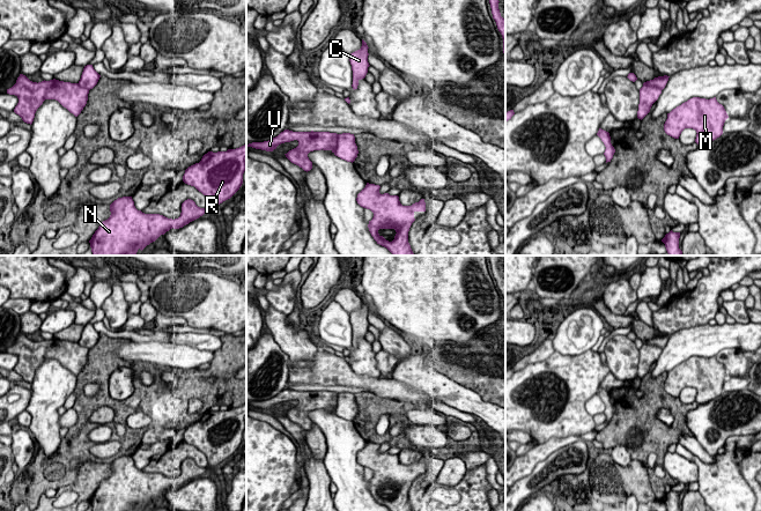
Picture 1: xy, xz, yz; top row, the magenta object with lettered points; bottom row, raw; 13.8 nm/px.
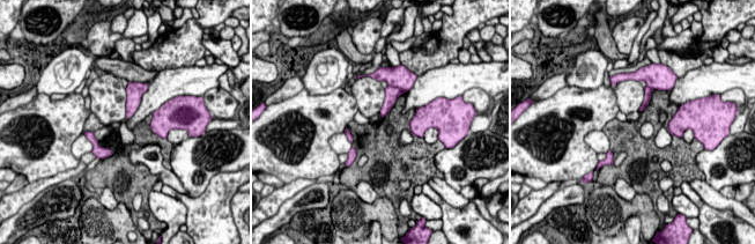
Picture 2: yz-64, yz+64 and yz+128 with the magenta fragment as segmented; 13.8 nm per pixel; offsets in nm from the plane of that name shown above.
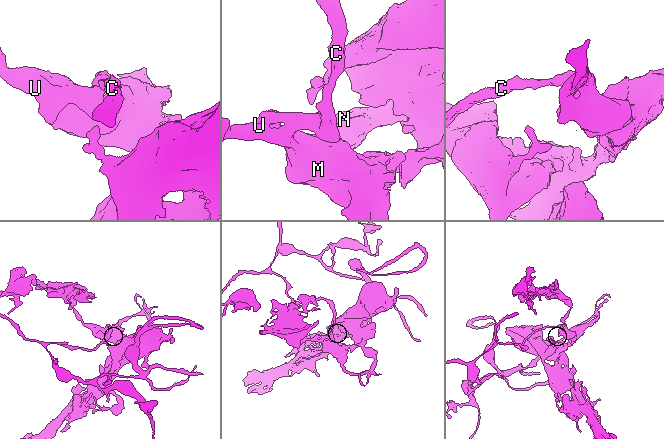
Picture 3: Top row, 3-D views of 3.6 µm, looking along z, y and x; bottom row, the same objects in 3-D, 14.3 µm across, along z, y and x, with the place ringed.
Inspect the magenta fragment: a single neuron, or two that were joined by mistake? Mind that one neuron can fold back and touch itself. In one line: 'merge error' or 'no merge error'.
no merge error

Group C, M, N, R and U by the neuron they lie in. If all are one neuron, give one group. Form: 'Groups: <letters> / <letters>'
Groups: C M N R U

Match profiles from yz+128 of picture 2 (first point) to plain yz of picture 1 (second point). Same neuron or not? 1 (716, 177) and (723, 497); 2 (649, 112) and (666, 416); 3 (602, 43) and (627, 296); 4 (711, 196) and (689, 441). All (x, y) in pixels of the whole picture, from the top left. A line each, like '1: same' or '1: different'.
1: same
2: different
3: different
4: same

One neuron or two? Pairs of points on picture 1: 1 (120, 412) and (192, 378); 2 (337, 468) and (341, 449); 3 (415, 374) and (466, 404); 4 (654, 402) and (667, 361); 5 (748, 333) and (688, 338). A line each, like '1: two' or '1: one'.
1: one
2: one
3: one
4: two
5: one

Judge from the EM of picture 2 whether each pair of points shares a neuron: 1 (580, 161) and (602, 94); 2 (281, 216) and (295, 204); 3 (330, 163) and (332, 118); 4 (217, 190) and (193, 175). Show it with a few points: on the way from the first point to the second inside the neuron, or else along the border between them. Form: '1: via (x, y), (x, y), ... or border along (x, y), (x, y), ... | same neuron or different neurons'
1: via (579, 145), (579, 133), (593, 119), (594, 110) | same neuron
2: via (285, 213), (291, 206) | same neuron
3: via (323, 152), (323, 130) | same neuron
4: via (212, 184), (204, 176), (199, 175) | same neuron

